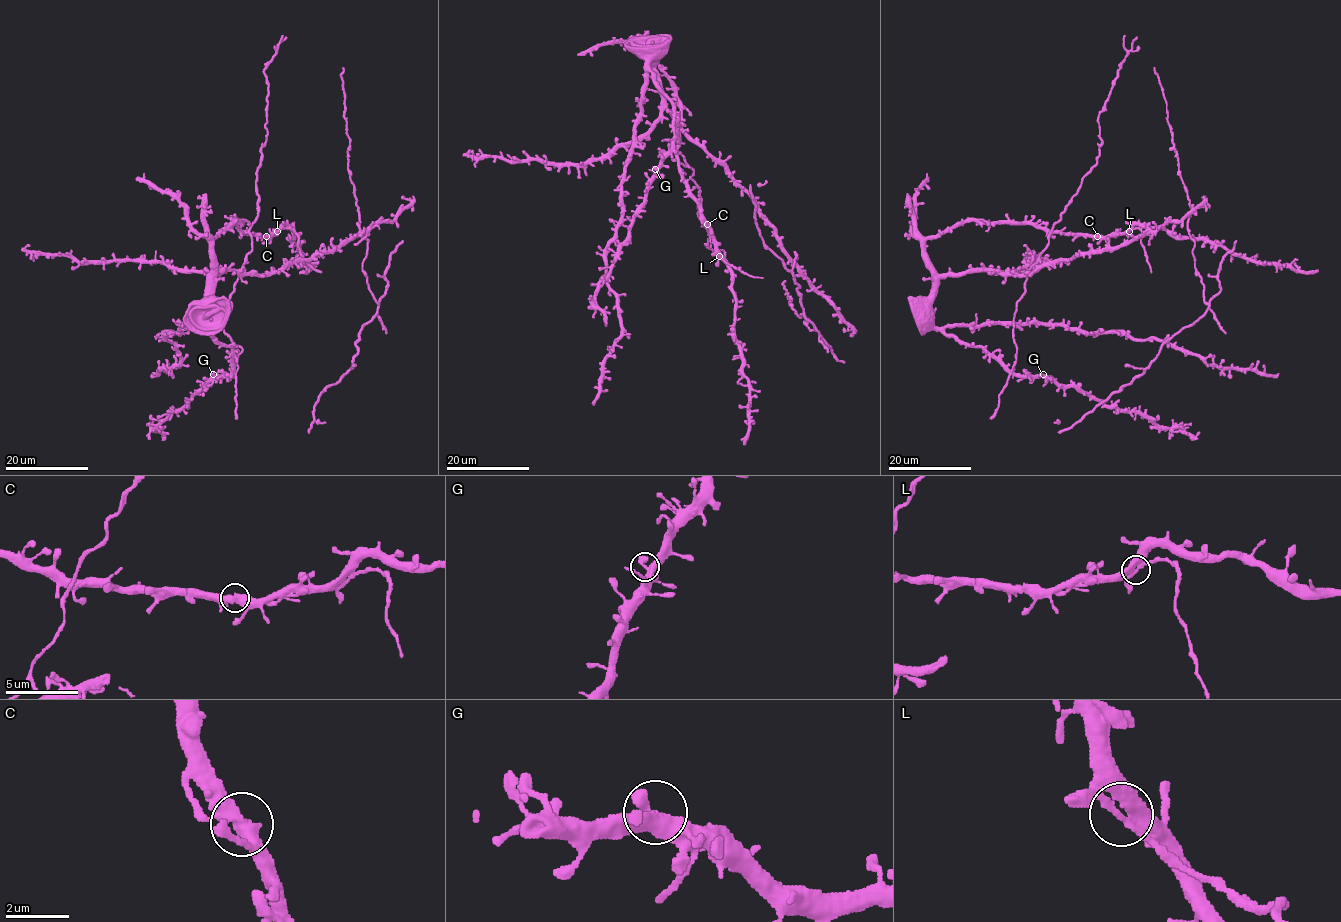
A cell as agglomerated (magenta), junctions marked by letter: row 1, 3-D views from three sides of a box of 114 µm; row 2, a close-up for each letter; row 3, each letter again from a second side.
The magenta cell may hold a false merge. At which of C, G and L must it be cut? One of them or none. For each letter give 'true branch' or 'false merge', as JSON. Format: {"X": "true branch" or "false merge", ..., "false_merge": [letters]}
{"C": "true branch", "G": "true branch", "L": "false merge", "false_merge": ["L"]}

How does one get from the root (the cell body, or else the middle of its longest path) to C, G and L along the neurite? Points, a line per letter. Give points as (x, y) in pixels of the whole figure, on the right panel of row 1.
C: (976, 270), (939, 275), (924, 251), (924, 241), (967, 221), (1021, 222), (1062, 233), (1098, 236)
G: (976, 270), (949, 274), (938, 280), (931, 304), (934, 325), (961, 341), (984, 348), (1015, 373), (1043, 374)
L: (976, 270), (939, 275), (924, 251), (924, 241), (967, 221), (1021, 222), (1062, 233), (1101, 236), (1130, 231)

